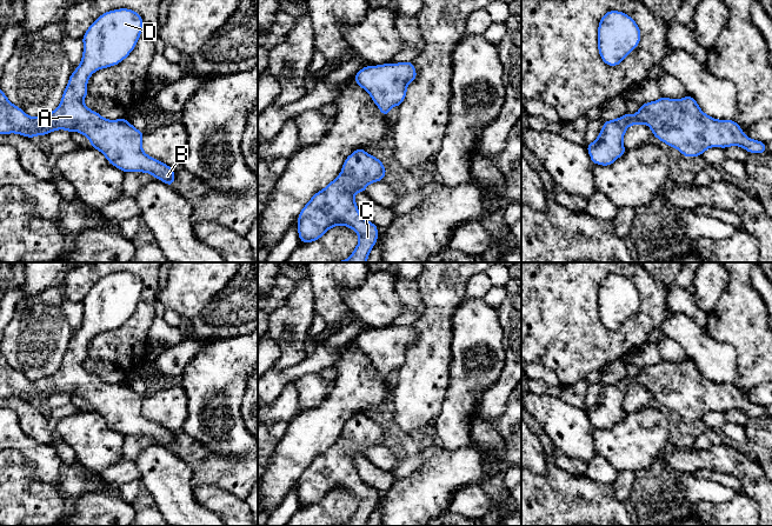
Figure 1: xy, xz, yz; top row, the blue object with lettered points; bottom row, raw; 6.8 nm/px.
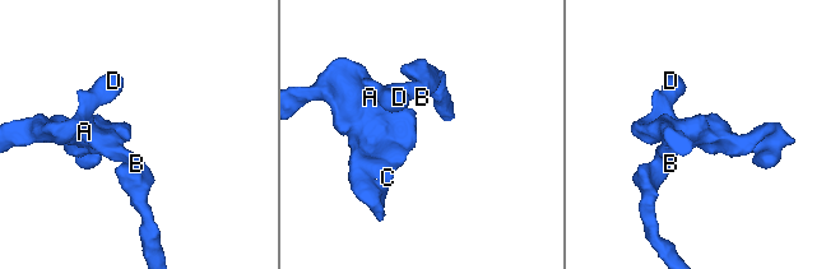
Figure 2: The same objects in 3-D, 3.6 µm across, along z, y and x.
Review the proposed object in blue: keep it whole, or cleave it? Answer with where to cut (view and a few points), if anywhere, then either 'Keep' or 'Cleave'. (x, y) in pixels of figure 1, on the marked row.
No split. Keep

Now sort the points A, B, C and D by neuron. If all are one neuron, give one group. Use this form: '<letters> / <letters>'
A B C D

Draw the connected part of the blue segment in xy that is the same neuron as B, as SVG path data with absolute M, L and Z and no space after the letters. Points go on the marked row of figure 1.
M128 8L108 11L101 14L82 36L84 53L81 62L71 74L67 87L62 93L61 102L53 112L39 118L32 118L13 105L0 89L0 134L16 133L34 138L58 129L66 129L71 133L75 131L84 134L91 141L92 148L100 151L111 165L122 172L149 173L172 186L175 175L173 168L142 151L144 132L138 131L125 118L107 120L84 104L84 99L88 94L87 81L89 76L101 68L118 65L126 59L140 38L142 25L140 14Z

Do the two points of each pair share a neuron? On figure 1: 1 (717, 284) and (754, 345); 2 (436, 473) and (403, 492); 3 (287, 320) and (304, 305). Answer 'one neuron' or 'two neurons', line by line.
1: two neurons
2: one neuron
3: one neuron

